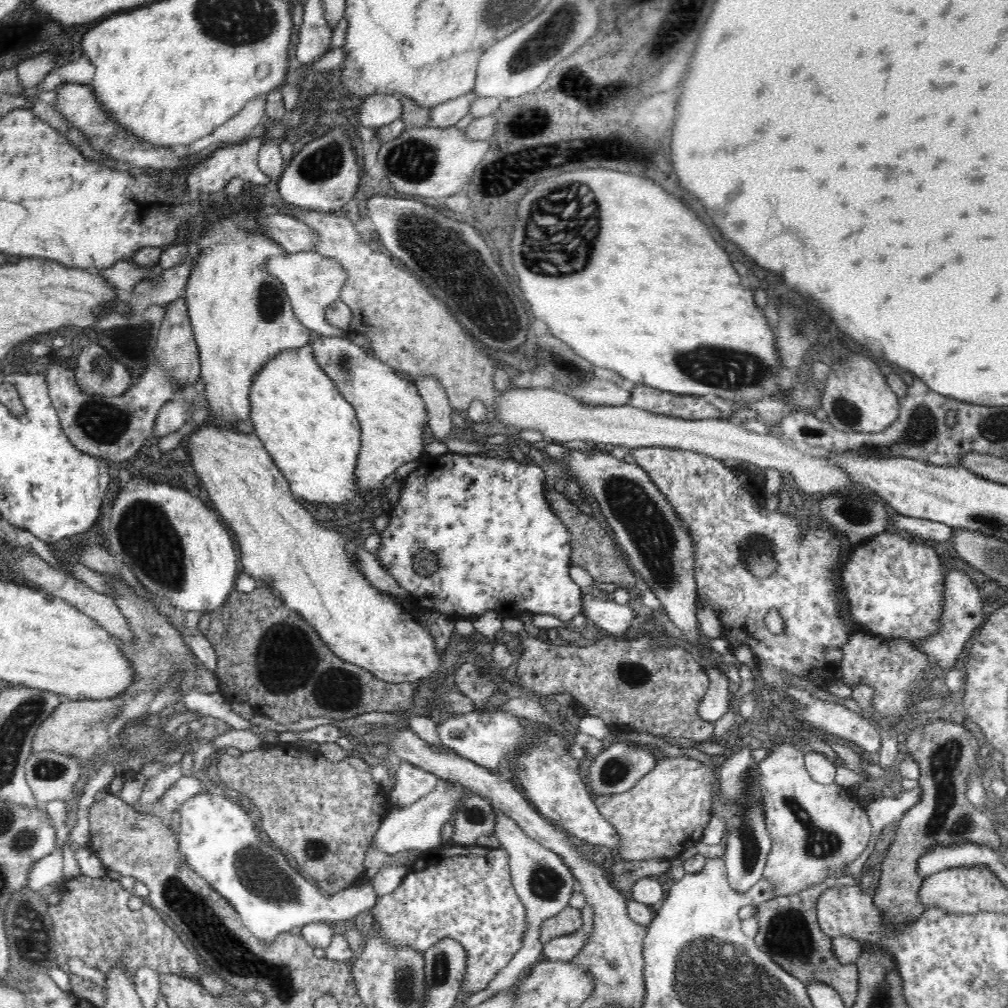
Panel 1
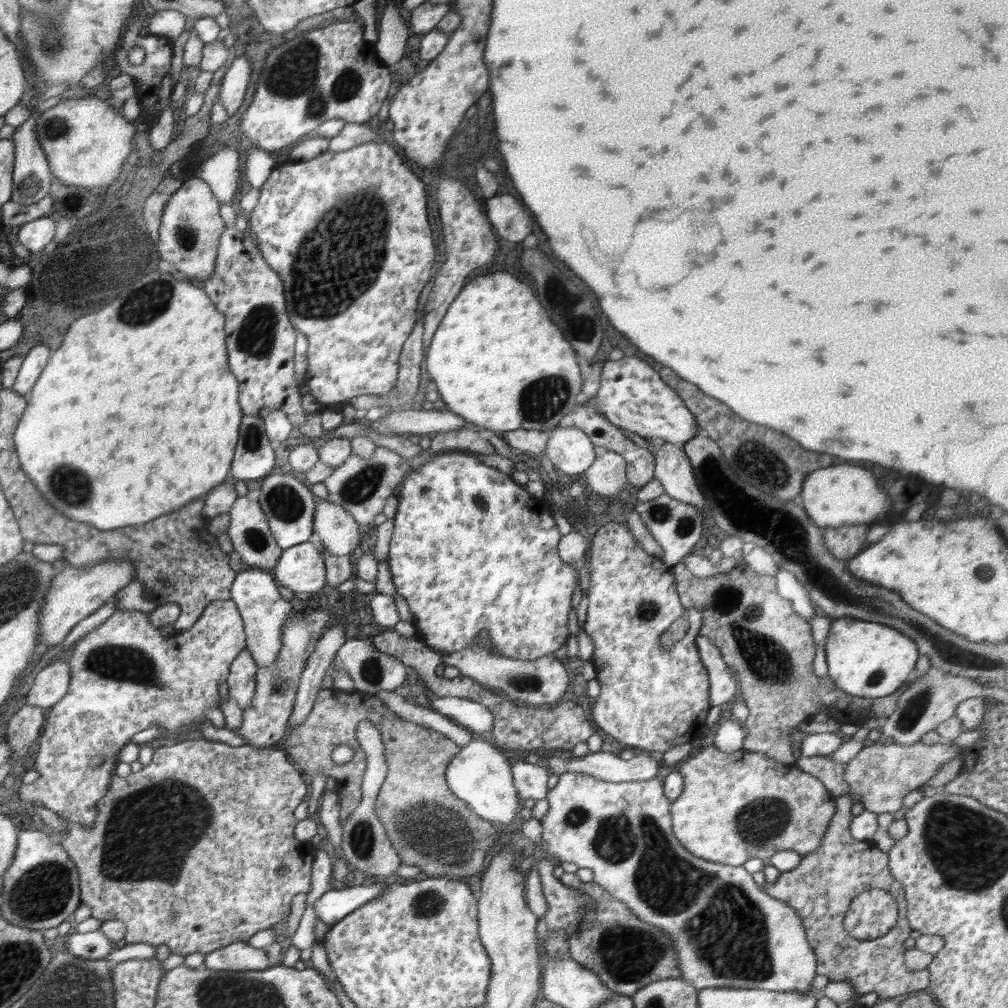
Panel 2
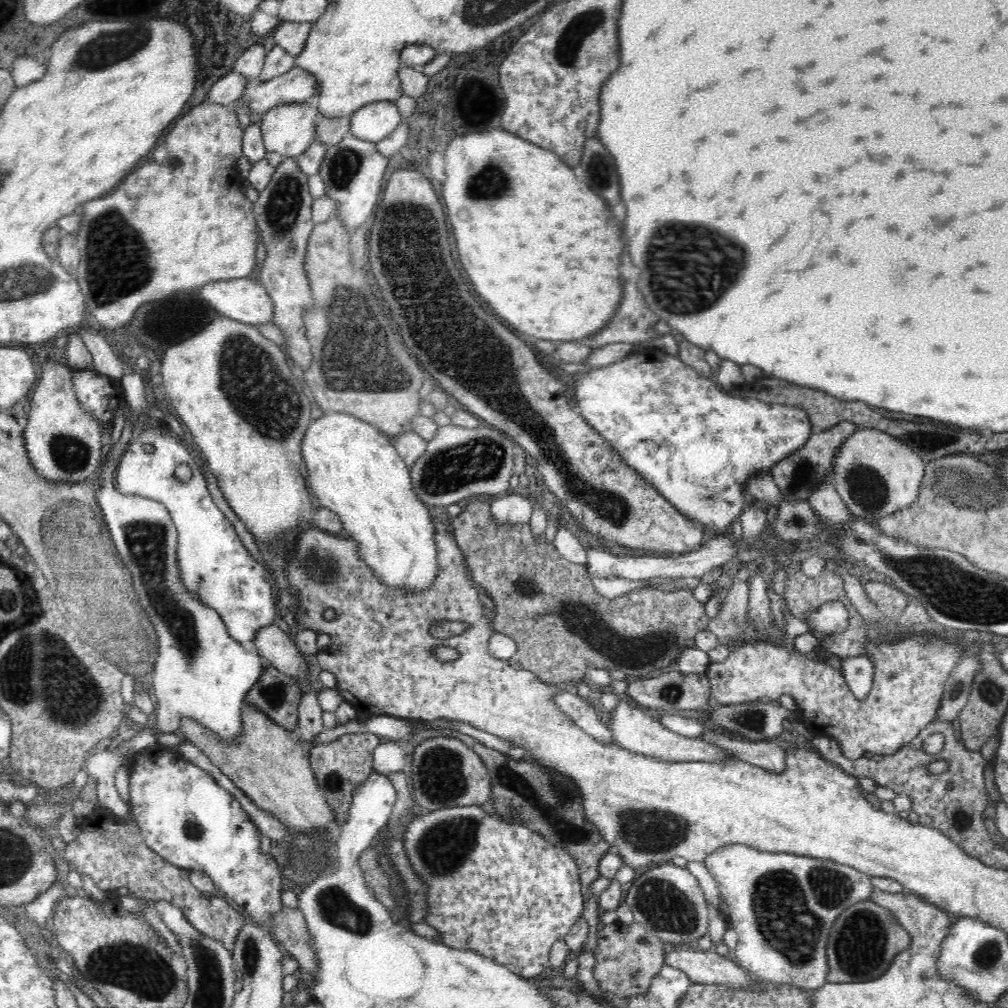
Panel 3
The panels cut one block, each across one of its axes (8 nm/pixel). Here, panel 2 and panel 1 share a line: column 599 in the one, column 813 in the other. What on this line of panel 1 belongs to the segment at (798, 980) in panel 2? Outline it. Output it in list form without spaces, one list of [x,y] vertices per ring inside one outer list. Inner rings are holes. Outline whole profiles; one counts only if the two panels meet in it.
[[[778,743],[777,747],[759,762],[762,795],[766,804],[765,821],[773,845],[766,858],[762,879],[774,883],[774,890],[771,893],[773,900],[774,897],[787,897],[803,891],[809,886],[834,877],[836,873],[841,876],[841,870],[866,850],[872,833],[867,815],[860,805],[852,800],[846,788],[836,783],[830,785],[816,783],[806,769],[804,756],[805,754],[797,747]]]

